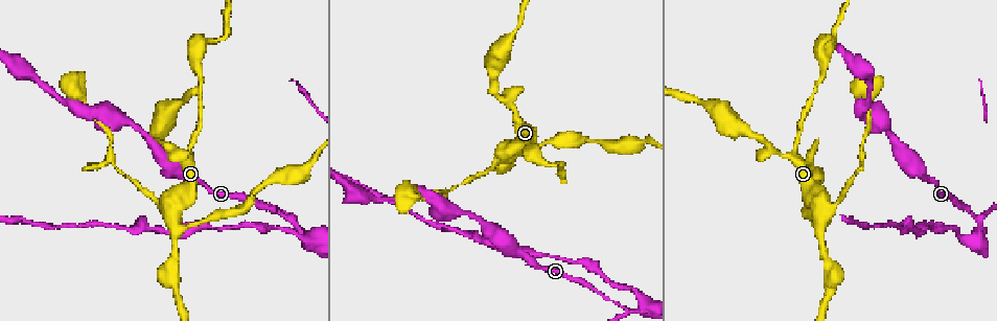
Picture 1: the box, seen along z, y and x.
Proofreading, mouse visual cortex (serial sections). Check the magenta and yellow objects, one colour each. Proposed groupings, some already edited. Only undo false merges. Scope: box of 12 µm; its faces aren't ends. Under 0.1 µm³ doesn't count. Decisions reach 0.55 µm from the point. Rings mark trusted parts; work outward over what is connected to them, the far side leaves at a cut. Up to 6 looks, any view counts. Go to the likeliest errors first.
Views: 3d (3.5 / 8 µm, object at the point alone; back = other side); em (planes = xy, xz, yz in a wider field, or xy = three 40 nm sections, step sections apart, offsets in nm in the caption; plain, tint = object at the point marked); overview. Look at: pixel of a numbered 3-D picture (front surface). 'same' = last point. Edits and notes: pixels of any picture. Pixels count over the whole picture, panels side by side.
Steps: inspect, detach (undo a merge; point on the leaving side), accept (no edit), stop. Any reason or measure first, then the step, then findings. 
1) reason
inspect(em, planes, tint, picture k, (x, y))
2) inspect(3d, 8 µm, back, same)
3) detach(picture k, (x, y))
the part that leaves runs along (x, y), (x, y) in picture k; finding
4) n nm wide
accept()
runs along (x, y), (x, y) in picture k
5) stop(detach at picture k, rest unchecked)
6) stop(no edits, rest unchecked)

branch point
inspect(3d, 3.5 µm, back, picture 1, (620, 305))

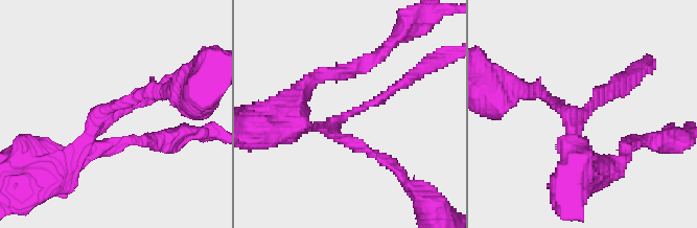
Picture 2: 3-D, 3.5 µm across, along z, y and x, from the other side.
3 arms; arms of 150, 150, 200 nm; now the EM
inspect(em, xy, step 3, tint, picture 2, (583, 110))

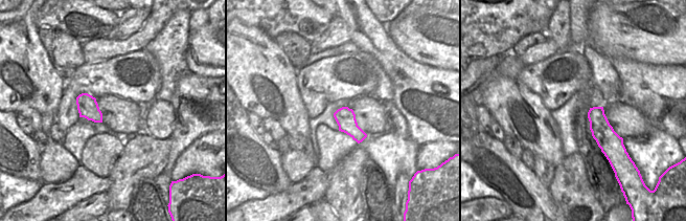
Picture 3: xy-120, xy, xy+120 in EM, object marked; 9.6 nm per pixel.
accept()
all the same cell

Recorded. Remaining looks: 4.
sharp bend
inspect(3d, 3.5 µm, picture 1, (174, 220))

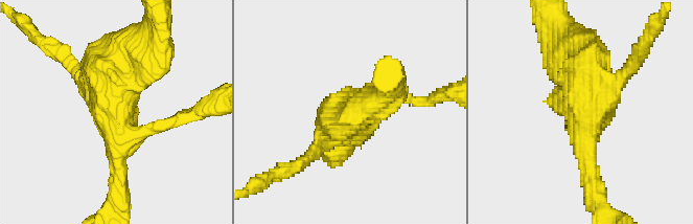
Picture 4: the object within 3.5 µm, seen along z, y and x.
now the EM
inspect(em, xy, step 3, plain, picture 4, (587, 113))

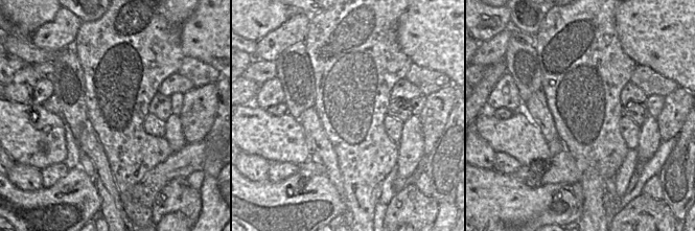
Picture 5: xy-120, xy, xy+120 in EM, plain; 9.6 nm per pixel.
inspect(em, xy, step 3, tint, same)

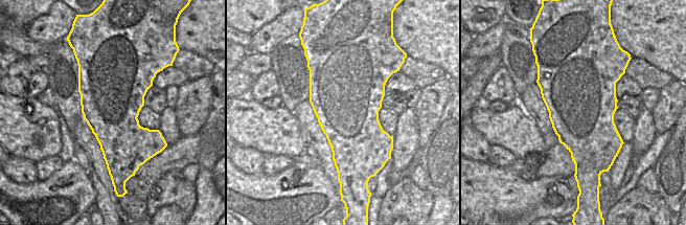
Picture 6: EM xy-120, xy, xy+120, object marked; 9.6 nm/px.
accept()
all the same cell

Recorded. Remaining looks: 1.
stop(no edits, rest unchecked)

